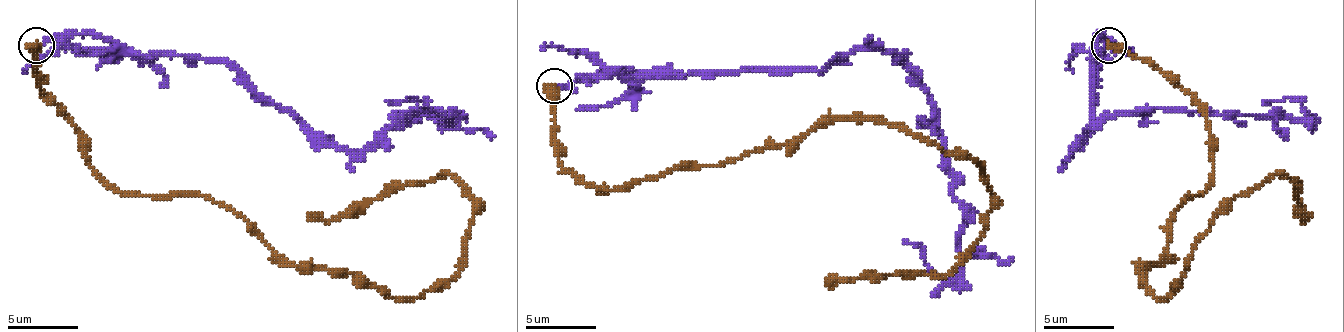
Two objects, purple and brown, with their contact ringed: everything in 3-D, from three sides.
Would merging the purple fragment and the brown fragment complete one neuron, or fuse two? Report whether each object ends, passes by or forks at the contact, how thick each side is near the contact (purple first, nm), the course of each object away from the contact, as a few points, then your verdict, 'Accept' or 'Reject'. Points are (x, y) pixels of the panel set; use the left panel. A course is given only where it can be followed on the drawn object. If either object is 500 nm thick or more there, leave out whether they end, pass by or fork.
Thickness 180 nm (purple) against 550 nm. Course of purple: (37, 44), (100, 34), (142, 55), (227, 58), (259, 93), (350, 150), (410, 111), (452, 115), (385, 101). Course of brown: (37, 44), (107, 181), (223, 203), (294, 266), (420, 298), (459, 269), (473, 199), (449, 174), (308, 213). Reject

